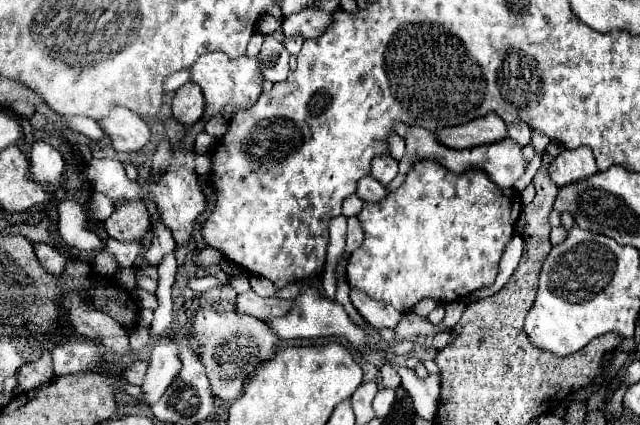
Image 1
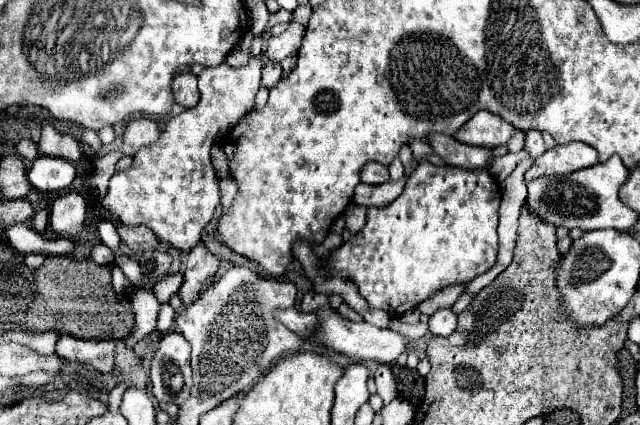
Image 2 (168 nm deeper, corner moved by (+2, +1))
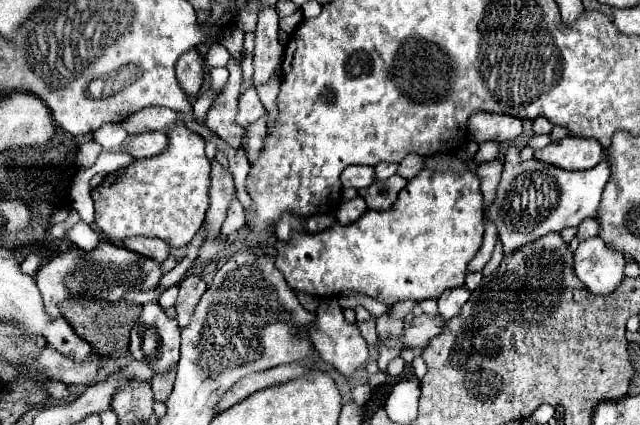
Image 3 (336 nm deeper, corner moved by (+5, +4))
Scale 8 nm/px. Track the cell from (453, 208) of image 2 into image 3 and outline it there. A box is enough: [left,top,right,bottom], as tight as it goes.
[276,168,484,306]

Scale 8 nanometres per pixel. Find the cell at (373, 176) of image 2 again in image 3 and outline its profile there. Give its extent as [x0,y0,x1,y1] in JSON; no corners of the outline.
[342,166,374,188]

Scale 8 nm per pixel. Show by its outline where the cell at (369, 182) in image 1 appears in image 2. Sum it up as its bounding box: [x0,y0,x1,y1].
[353,179,405,207]

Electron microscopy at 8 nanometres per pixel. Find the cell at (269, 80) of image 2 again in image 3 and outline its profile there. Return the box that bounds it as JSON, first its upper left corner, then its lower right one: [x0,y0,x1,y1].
[254,8,284,84]

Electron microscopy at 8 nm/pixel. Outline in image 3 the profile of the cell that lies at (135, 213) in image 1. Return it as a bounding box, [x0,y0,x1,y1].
[124,236,170,262]

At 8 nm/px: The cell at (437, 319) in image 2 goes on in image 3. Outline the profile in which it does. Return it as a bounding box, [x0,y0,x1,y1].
[438,286,470,320]

